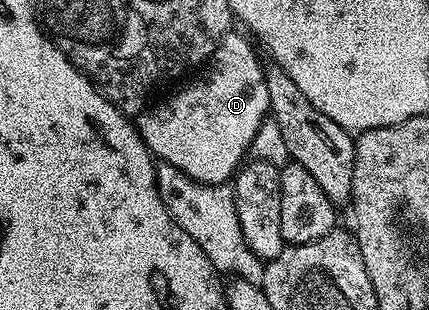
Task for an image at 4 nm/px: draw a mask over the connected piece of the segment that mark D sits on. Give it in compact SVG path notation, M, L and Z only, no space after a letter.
M228 33L218 43L217 49L201 72L203 75L195 83L188 84L183 91L176 92L171 99L166 99L163 103L155 102L147 106L146 110L136 116L140 137L155 160L176 165L180 173L197 183L229 184L247 158L252 141L262 122L268 118L270 110L264 63L258 60L258 55L254 52L255 44L245 34L234 34Z

